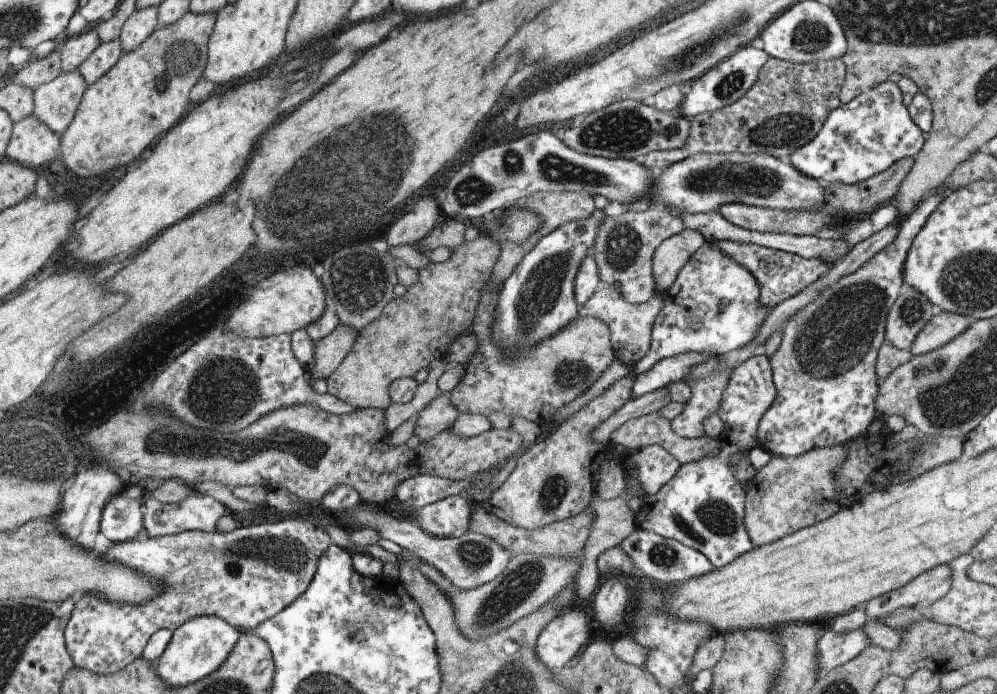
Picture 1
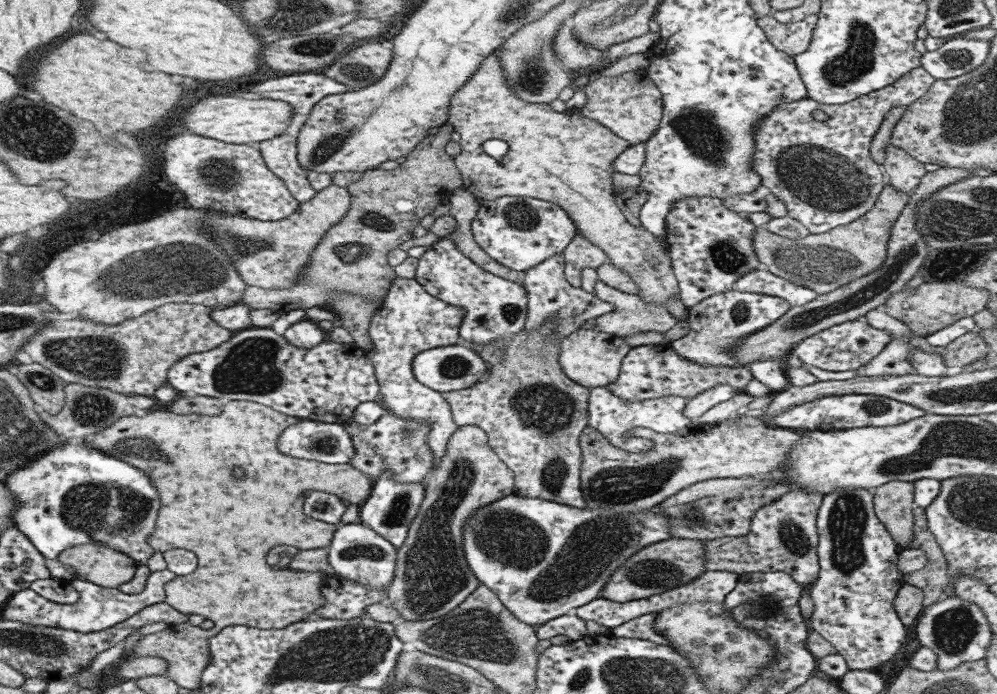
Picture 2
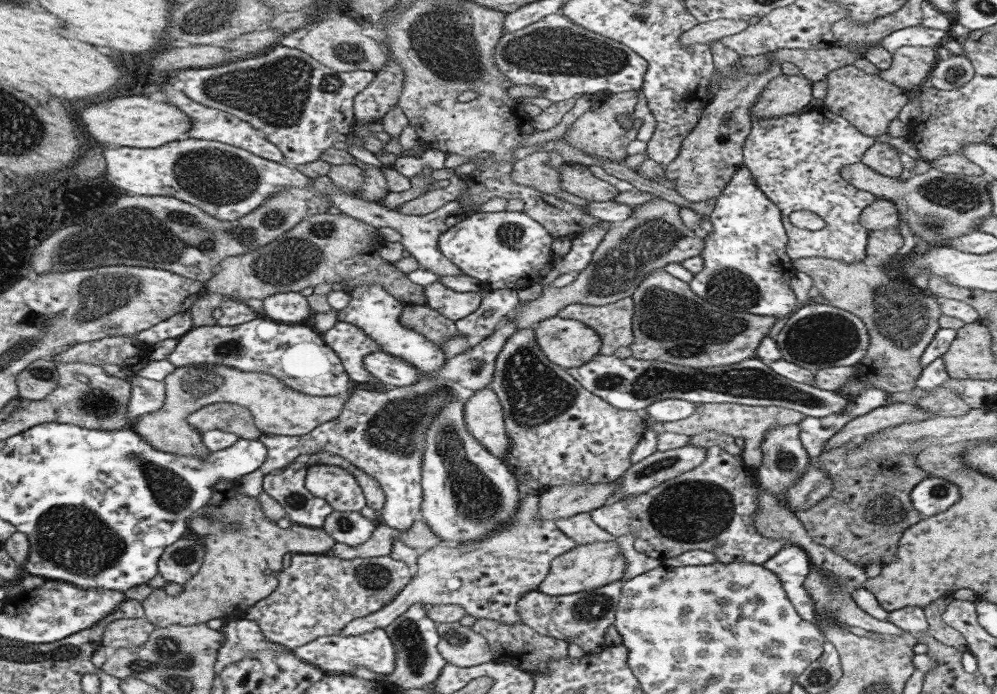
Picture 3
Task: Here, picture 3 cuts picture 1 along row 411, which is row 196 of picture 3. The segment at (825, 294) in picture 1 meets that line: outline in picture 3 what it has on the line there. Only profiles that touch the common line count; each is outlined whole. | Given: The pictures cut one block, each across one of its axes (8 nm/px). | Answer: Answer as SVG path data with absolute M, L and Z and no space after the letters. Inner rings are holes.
M814 107L814 110L800 111L779 117L752 118L751 132L743 146L743 166L754 175L754 181L762 192L781 212L781 219L788 237L786 252L795 260L821 256L829 259L842 260L844 263L854 263L866 258L869 230L864 228L858 218L864 208L877 199L871 192L866 192L850 184L841 175L844 166L861 162L864 152L876 141L876 138L861 134L844 117L830 112L824 107ZM810 211L821 216L826 226L819 231L807 231L794 226L789 219L790 213Z

